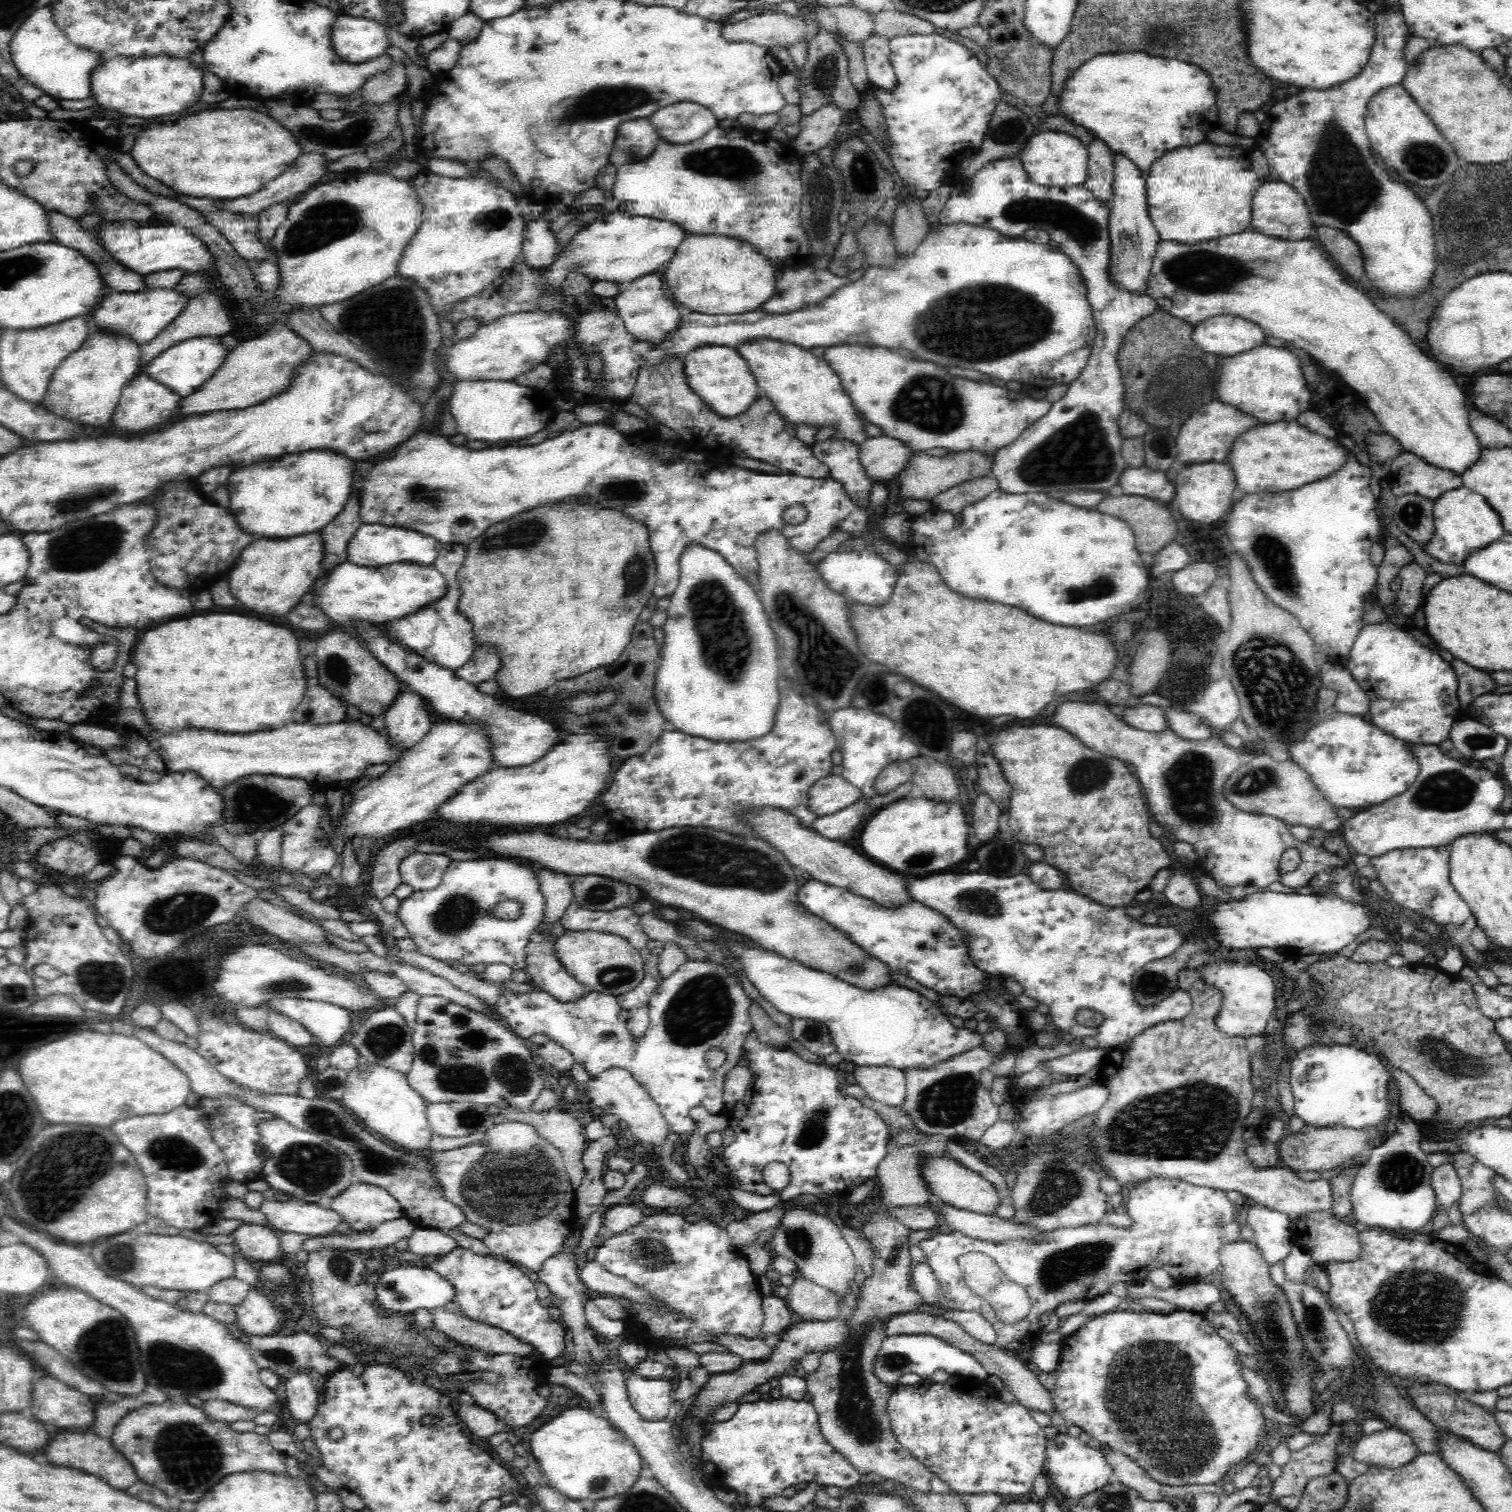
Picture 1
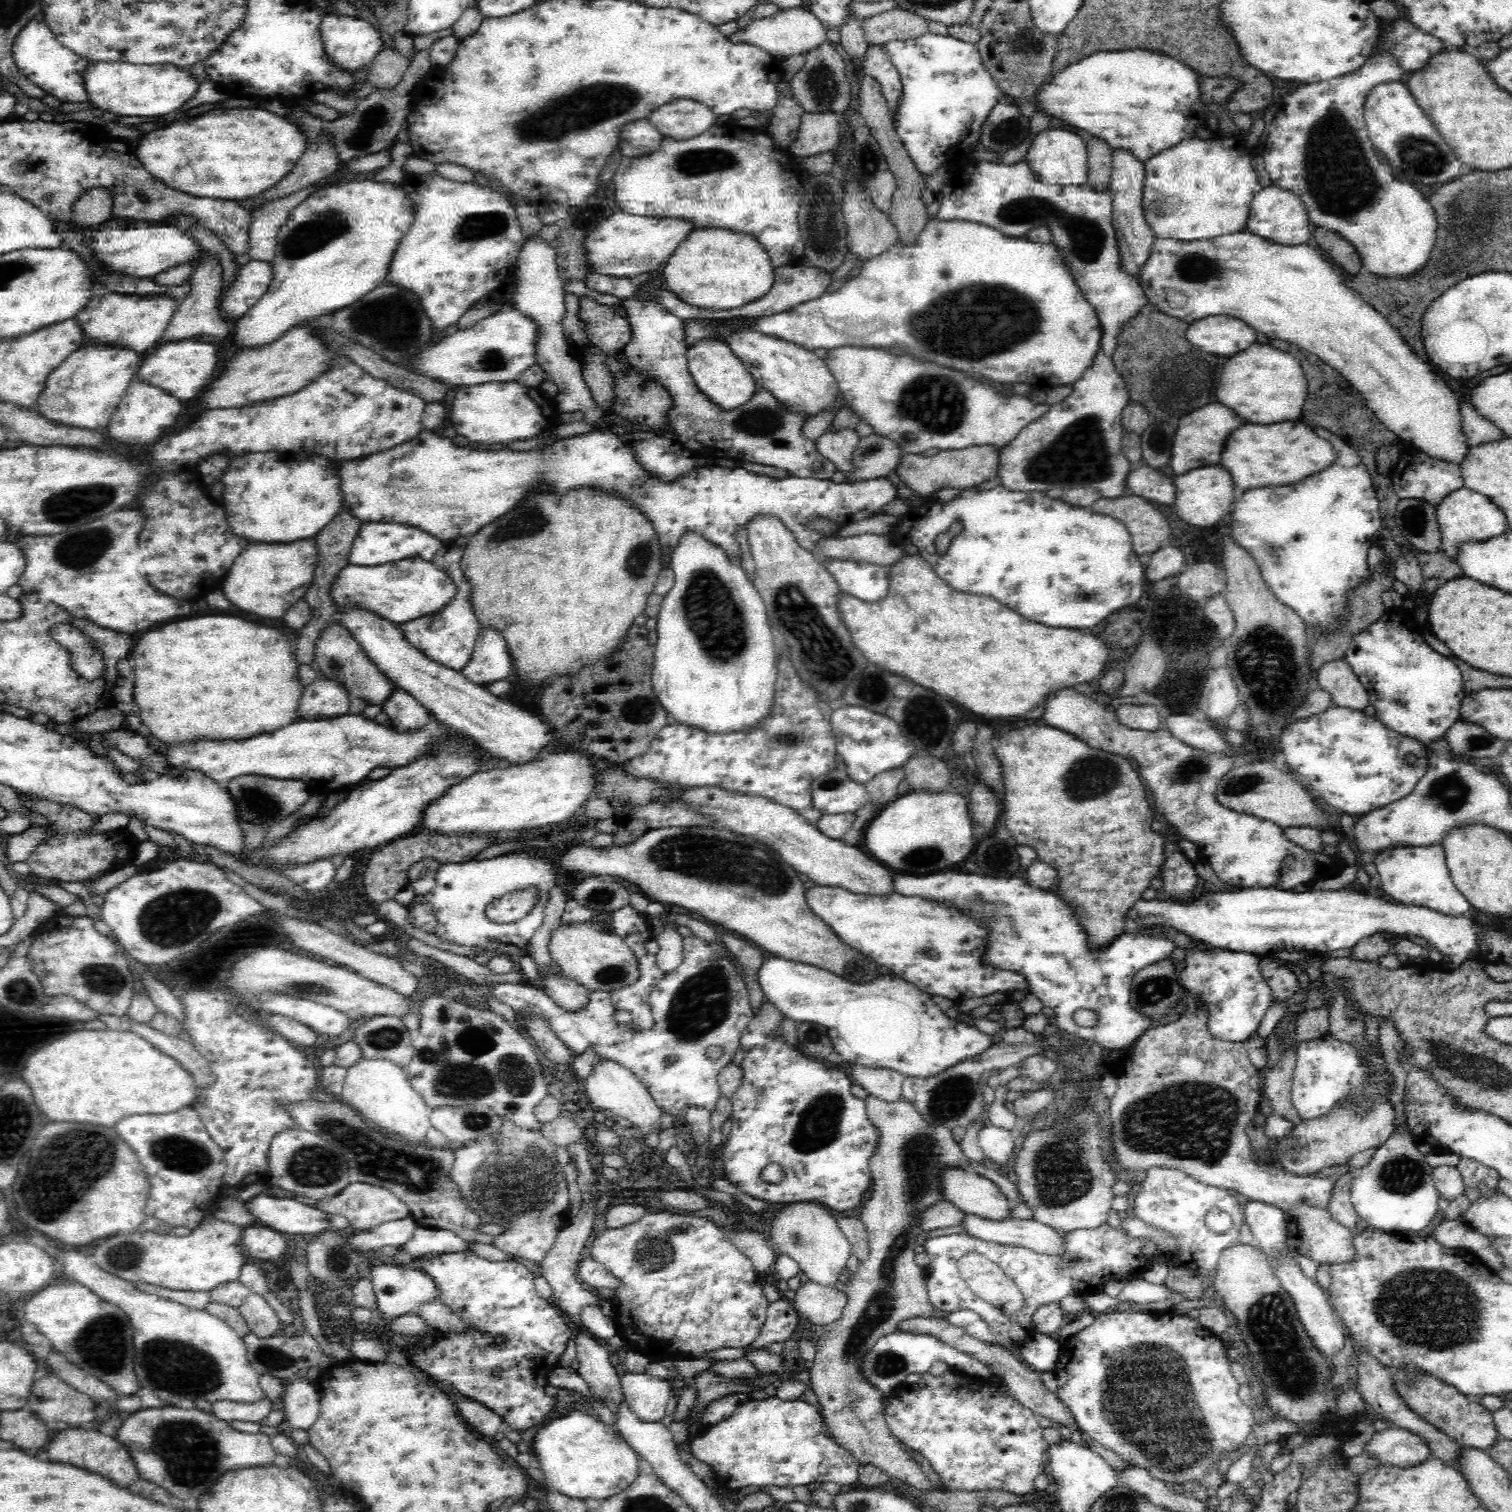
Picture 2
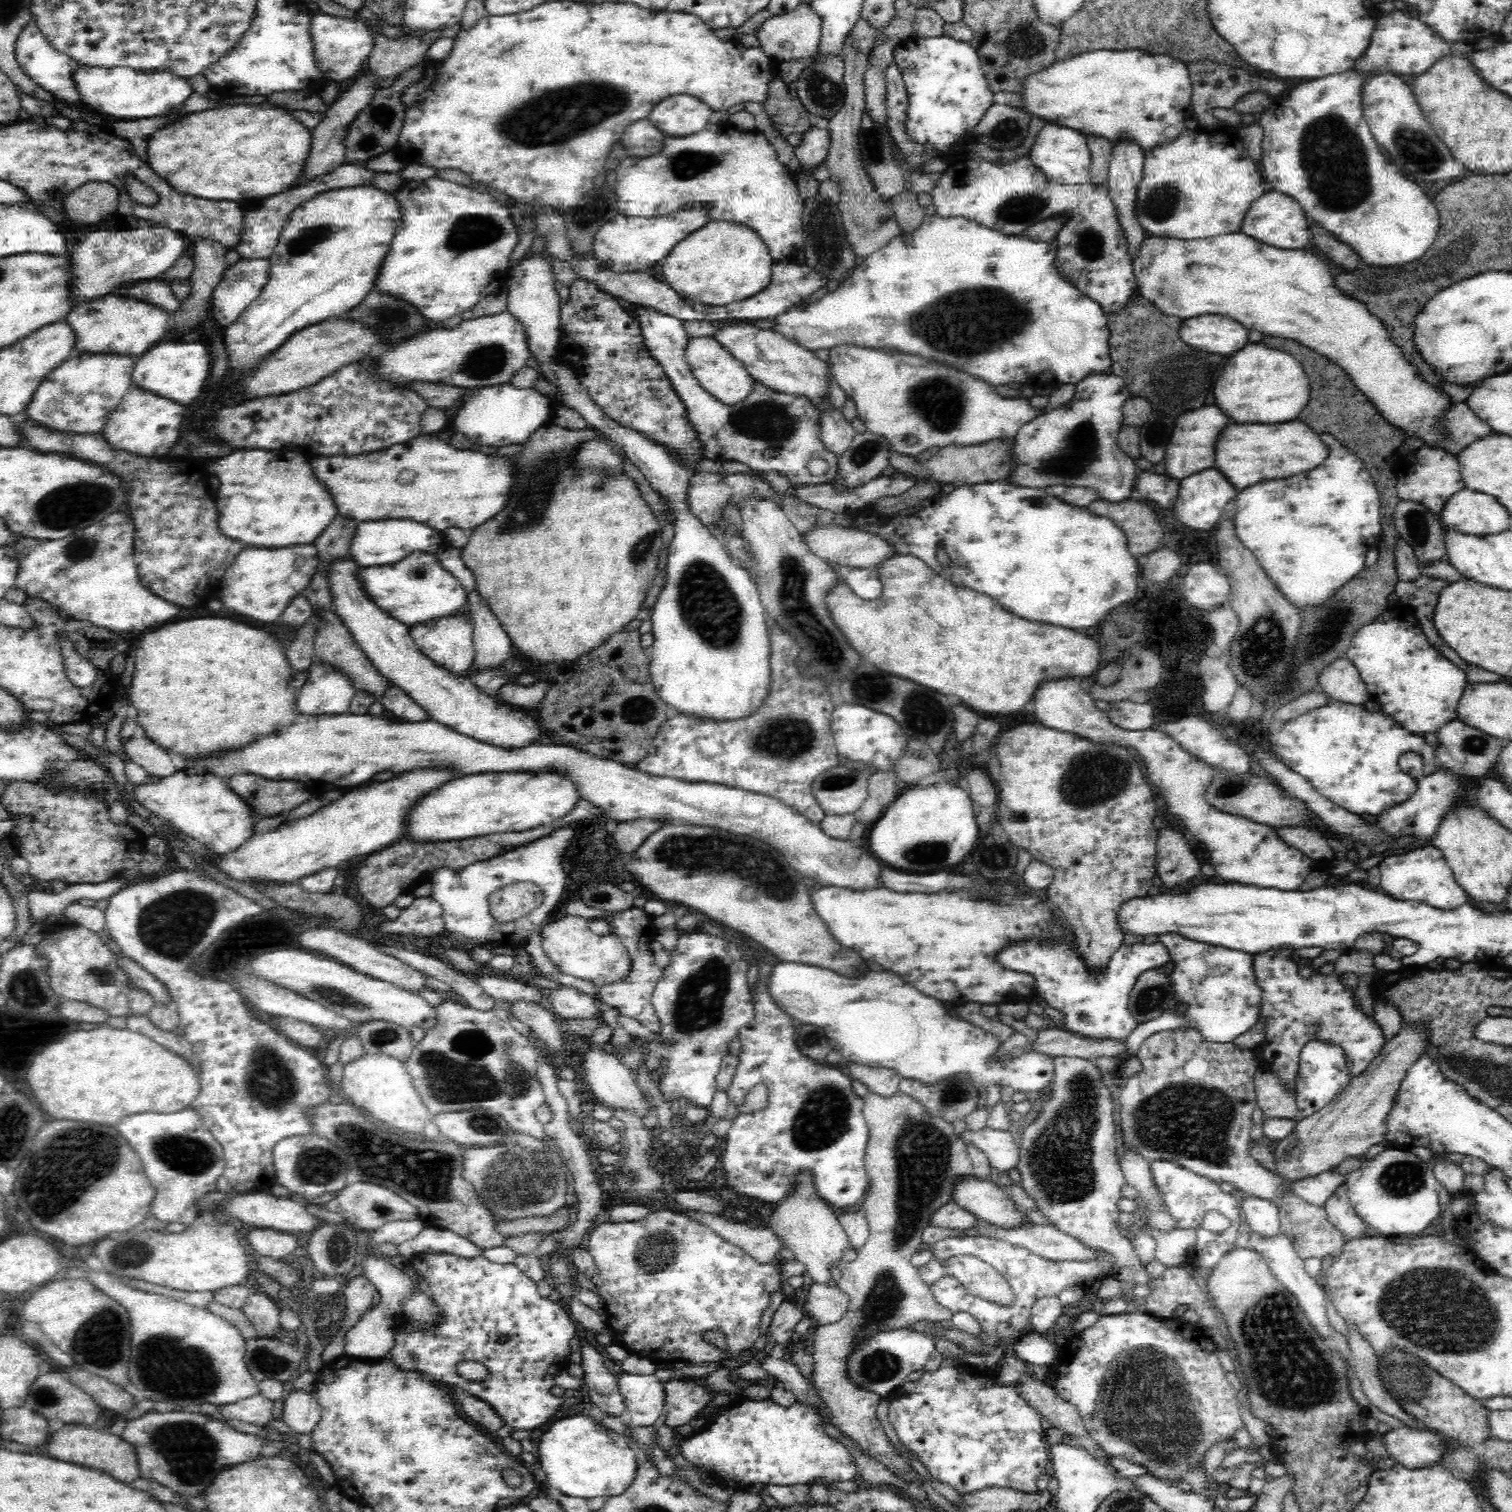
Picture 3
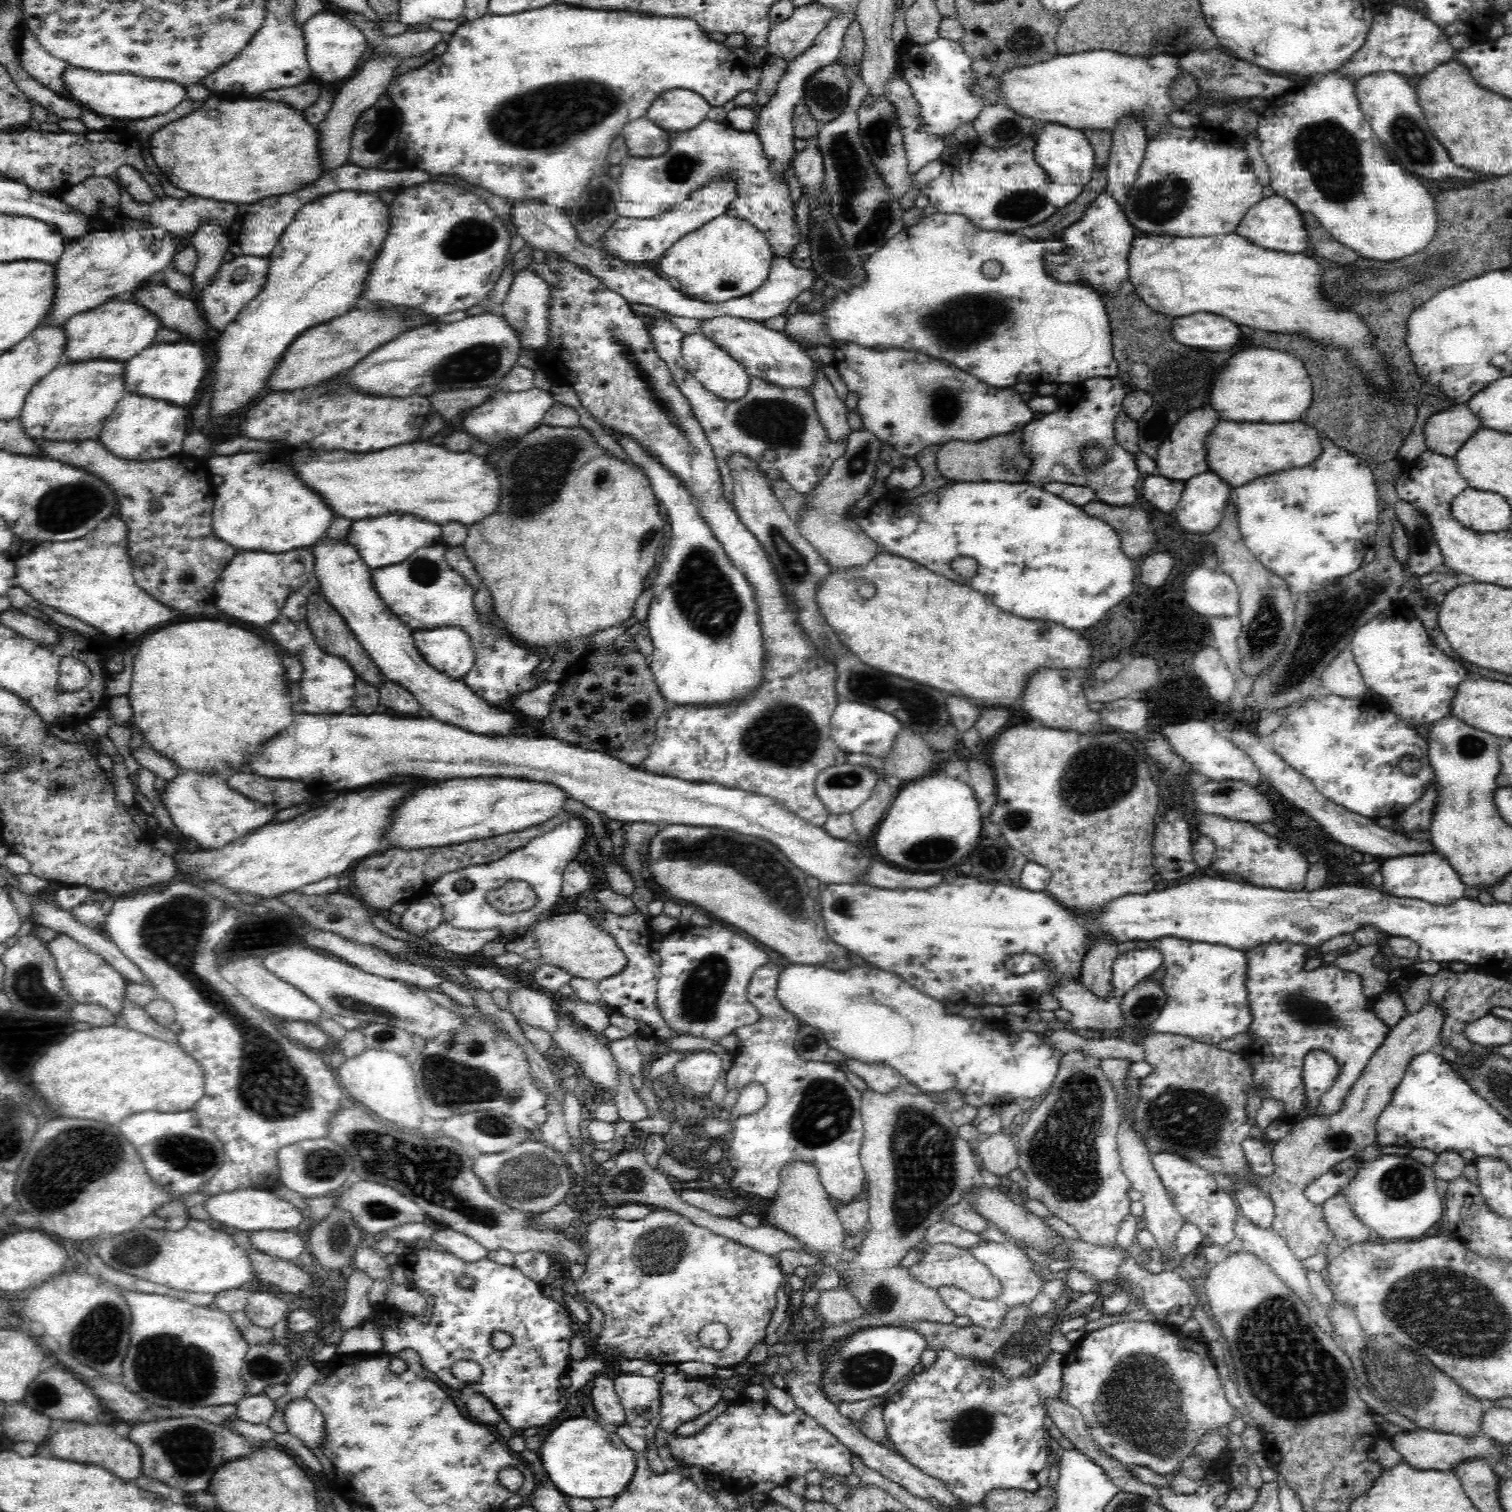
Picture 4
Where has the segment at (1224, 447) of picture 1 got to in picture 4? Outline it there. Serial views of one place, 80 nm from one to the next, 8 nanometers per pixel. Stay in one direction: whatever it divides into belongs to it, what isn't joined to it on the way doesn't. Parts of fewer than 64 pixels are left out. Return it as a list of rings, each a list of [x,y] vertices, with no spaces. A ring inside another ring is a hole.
[[[1198,408],[1188,414],[1184,414],[1176,426],[1170,431],[1168,438],[1157,448],[1156,464],[1160,477],[1170,480],[1186,481],[1196,477],[1199,473],[1209,471],[1208,453],[1205,452],[1206,438],[1212,432],[1212,428],[1218,424],[1216,410],[1208,408]]]

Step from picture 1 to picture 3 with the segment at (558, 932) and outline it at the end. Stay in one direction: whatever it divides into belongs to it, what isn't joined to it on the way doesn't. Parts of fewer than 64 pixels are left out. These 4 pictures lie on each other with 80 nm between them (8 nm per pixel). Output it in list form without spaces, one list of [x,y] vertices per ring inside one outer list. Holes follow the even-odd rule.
[[[562,986],[546,993],[554,1006],[556,1015],[562,1019],[603,1021],[600,1019],[600,1011],[595,1005],[595,1000],[581,990],[578,991],[576,987]]]

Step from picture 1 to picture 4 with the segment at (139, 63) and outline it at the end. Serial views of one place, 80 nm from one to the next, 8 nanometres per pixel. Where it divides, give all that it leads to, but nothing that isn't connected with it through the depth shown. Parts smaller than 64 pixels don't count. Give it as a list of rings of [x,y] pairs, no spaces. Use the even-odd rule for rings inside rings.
[[[68,66],[63,72],[63,82],[67,97],[78,100],[80,104],[96,114],[106,114],[114,118],[128,118],[126,122],[139,121],[150,116],[166,114],[188,98],[186,86],[161,78],[142,78],[128,72],[100,73],[94,70]]]

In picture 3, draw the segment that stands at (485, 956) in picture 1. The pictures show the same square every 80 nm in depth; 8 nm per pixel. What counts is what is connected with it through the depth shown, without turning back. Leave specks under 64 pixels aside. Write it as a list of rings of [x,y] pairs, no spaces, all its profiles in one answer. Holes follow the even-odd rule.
[[[572,828],[556,830],[554,834],[536,840],[526,848],[517,848],[504,855],[496,855],[454,870],[449,866],[436,869],[432,874],[433,883],[430,897],[440,903],[442,907],[442,920],[446,934],[464,936],[474,946],[500,946],[508,949],[520,949],[532,934],[540,931],[548,922],[549,914],[556,909],[560,896],[564,892],[564,882],[569,873],[567,868],[562,868],[562,856],[566,854],[564,846],[570,844],[574,838]],[[517,882],[531,882],[542,891],[542,904],[527,914],[512,922],[498,924],[490,917],[488,897],[493,892],[502,890],[505,886]]]

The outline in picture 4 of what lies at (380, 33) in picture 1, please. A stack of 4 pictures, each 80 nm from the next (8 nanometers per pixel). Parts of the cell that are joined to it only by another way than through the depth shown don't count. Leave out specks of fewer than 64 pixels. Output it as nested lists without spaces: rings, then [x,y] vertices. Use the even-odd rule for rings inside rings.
[[[321,11],[310,17],[303,24],[305,56],[311,70],[311,76],[316,82],[336,82],[347,76],[352,76],[360,59],[366,54],[368,44],[366,36],[350,21],[337,14]]]

